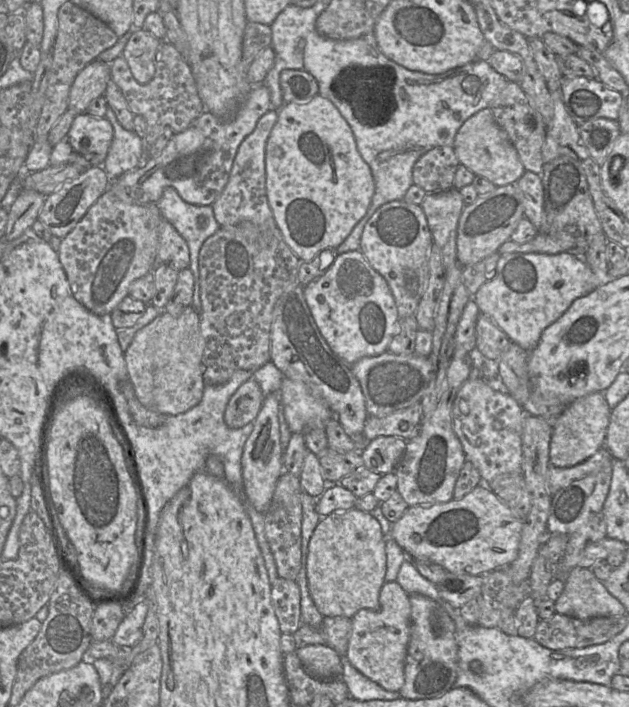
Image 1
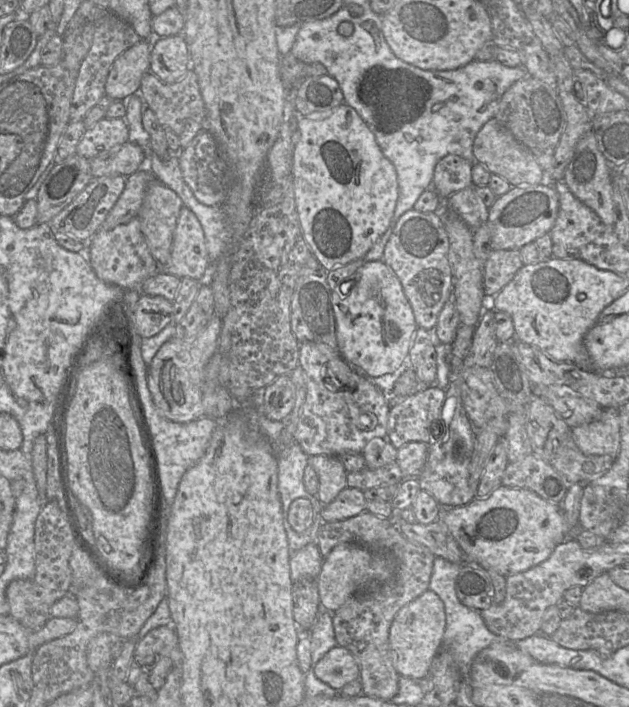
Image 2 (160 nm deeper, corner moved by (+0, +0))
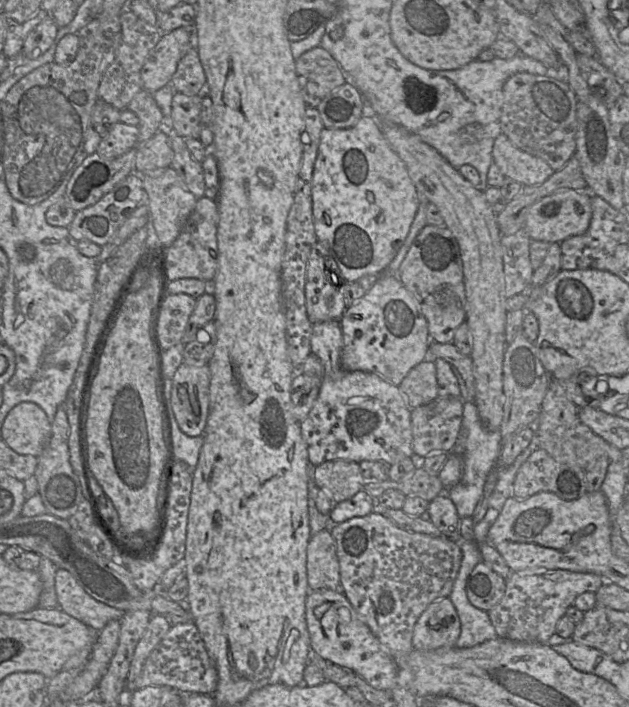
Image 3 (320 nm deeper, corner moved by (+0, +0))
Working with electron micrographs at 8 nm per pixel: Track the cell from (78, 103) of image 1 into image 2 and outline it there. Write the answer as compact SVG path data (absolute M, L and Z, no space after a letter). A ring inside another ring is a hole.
M153 40L141 41L115 60L105 85L107 98L123 100L139 95L142 77L149 72L152 44Z

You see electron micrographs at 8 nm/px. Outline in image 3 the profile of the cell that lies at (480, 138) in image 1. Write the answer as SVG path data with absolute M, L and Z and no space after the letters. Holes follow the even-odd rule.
M503 133L495 139L492 157L506 178L523 186L540 185L554 173L545 161L518 149Z

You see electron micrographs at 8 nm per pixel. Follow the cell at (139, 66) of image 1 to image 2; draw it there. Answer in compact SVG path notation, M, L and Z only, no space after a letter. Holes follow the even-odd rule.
M182 35L153 39L149 72L162 82L171 84L189 69L189 49Z

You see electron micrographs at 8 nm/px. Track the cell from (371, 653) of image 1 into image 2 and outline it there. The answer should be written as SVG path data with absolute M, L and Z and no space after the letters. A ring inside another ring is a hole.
M427 590L402 607L396 614L389 632L393 665L401 677L426 678L434 657L443 645L446 629L445 607L439 596Z

